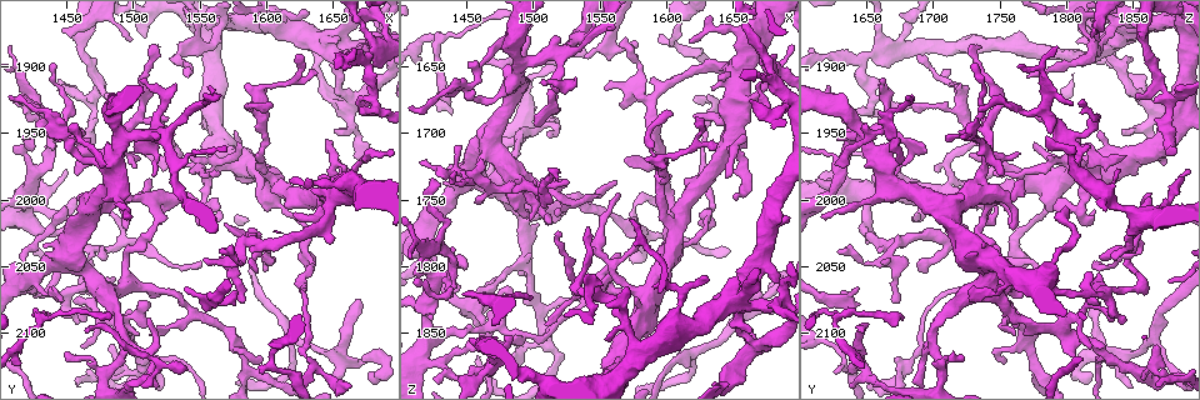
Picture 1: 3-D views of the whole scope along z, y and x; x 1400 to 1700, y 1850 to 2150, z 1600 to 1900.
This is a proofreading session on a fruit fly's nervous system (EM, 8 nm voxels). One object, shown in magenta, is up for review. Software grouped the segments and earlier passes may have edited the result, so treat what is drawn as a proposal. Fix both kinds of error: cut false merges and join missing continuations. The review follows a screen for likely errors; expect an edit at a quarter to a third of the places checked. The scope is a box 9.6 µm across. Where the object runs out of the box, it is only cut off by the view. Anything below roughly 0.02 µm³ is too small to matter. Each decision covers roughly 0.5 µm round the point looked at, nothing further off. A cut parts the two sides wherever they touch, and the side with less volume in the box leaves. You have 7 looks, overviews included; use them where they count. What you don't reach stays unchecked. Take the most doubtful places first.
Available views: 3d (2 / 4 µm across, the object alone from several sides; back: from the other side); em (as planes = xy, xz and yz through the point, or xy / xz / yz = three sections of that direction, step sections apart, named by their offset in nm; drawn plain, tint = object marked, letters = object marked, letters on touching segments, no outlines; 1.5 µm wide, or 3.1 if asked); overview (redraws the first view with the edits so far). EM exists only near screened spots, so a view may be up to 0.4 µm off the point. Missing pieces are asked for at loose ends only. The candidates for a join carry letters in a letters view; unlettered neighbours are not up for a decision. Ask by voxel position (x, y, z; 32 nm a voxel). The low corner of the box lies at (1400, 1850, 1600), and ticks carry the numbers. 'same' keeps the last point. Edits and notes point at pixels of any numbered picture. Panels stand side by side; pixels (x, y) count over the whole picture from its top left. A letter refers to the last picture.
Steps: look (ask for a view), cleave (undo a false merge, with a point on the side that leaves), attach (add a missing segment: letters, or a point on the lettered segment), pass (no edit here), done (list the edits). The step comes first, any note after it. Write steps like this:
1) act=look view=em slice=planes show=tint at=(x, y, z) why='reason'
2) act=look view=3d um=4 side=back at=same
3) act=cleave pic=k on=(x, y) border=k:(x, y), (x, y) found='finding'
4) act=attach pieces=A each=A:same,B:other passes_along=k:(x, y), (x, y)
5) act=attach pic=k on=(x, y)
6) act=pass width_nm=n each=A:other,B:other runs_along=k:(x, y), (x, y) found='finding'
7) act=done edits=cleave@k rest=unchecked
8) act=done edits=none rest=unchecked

act=look view=3d um=4 at=(1514, 2004, 1740) why='abrupt turn'

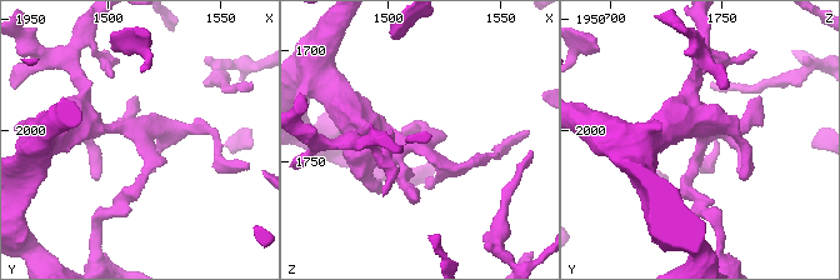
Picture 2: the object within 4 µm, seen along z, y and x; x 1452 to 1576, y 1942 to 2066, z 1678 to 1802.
act=look view=em slice=planes show=letters at=(1514, 2008, 1741)

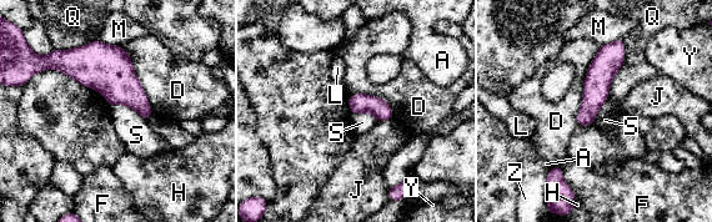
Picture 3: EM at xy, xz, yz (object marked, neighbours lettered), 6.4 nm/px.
act=pass each=A:other,D:other,F:other,H:other,J:other,L:other,M:other,Q:other,S:other,Y:other,Z:other border=3:(110, 105), (128, 105), (146, 120) found='all the same neuron'

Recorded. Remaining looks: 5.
act=look view=3d um=2 at=(1594, 2056, 1696) why='branch stops here'

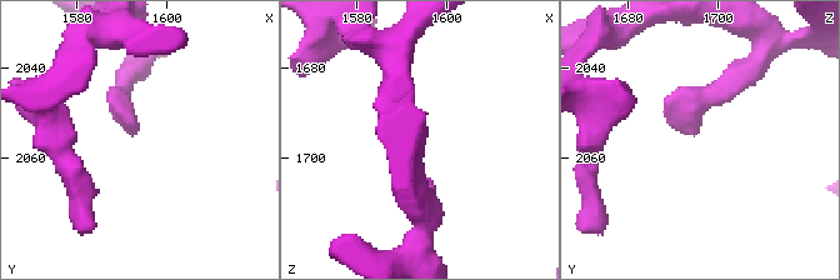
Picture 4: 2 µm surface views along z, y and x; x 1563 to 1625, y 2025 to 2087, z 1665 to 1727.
act=look view=em slice=planes show=letters at=(1593, 2054, 1696) why='need the tissue'

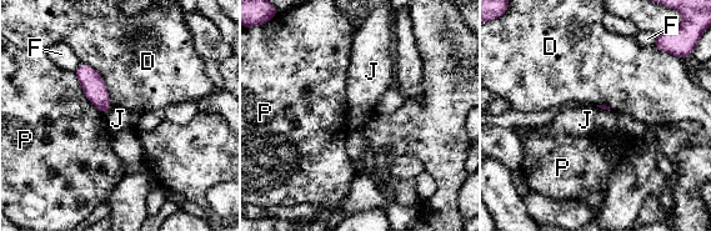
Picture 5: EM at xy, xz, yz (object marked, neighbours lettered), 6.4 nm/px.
act=pass each=D:other,F:other,J:other,P:other border=5:(81, 61), (100, 75), (113, 105) found='no lettered segment goes on from it'

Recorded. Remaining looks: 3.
act=look view=3d um=2 at=(1652, 1882, 1808) why='thick end'

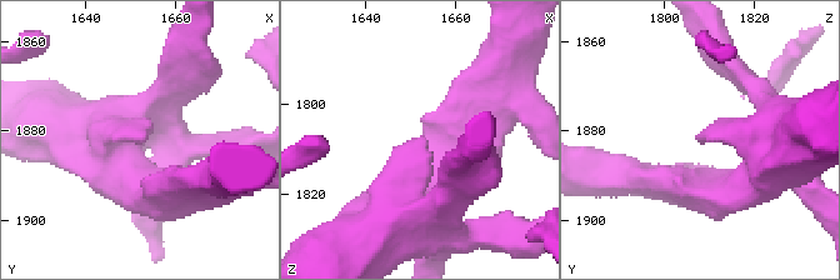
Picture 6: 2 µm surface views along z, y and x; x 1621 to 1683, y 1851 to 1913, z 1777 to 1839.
act=look view=em slice=planes show=letters at=(1653, 1882, 1808)

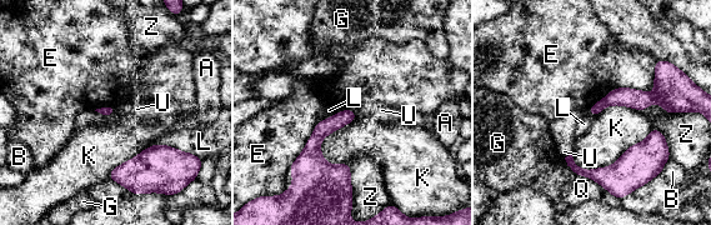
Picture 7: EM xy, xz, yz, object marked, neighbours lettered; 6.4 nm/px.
act=pass longest_contact=K:550nm each=A:other,B:other,E:other,G:other,K:other,L:other,Q:other,U:other,Z:other runs_along=7:(349, 113), (315, 139), (315, 159), (346, 189) found='no lettered segment goes on from it'

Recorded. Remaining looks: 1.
act=done edits=none rest=unchecked

